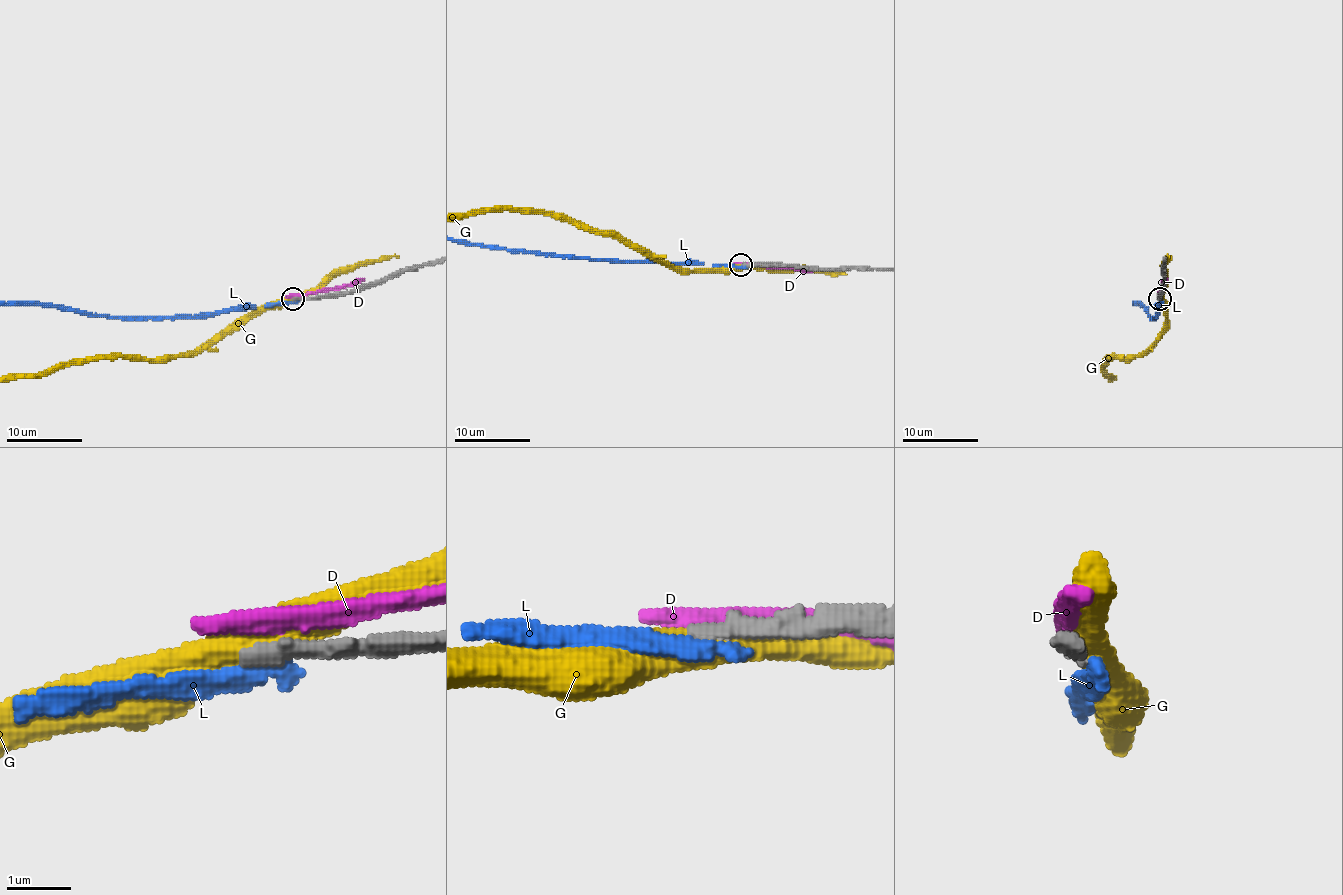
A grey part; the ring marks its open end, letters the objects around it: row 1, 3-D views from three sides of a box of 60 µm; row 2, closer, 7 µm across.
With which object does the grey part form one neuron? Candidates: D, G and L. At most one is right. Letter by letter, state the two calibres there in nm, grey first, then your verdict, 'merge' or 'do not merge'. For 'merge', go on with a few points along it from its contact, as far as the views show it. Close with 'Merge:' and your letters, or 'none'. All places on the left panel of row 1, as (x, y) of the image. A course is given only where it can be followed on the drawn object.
D: 320 nm thick on the grey side, 280 nm on the other; do not merge
G: 300 nm thick on the grey side, 500 nm on the other; do not merge
L: 280 nm thick on the grey side, 320 nm on the other; do not merge
Merge: none

